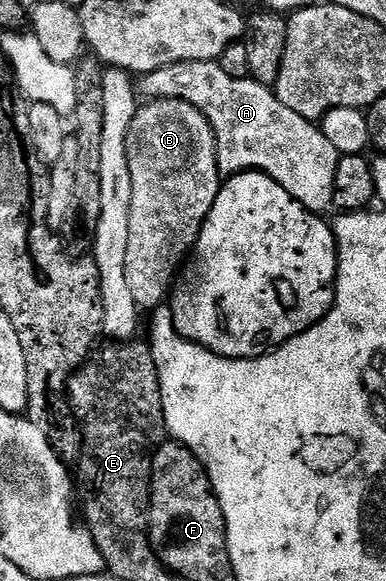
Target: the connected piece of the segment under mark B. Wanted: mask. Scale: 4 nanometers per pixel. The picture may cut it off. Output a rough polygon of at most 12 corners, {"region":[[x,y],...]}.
{"region":[[201,111],[127,134],[127,287],[166,303],[223,183]]}

